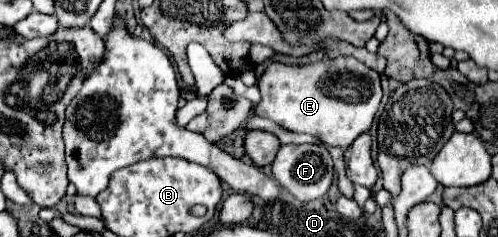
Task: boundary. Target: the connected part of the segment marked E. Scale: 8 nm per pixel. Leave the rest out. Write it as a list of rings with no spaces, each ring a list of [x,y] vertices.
[[[353,56],[321,60],[309,66],[287,66],[273,62],[257,82],[261,102],[255,114],[277,122],[291,132],[305,132],[327,146],[347,148],[359,134],[373,124],[381,102],[379,74]]]

